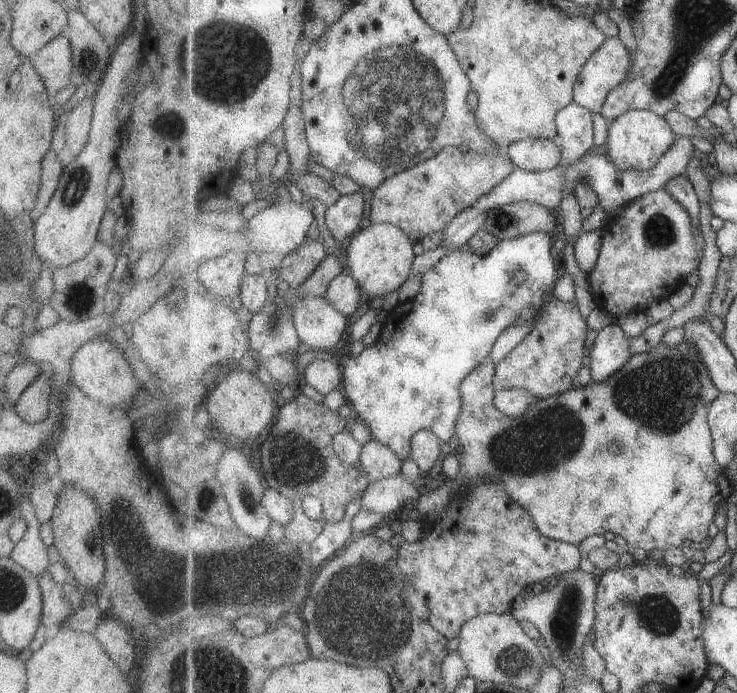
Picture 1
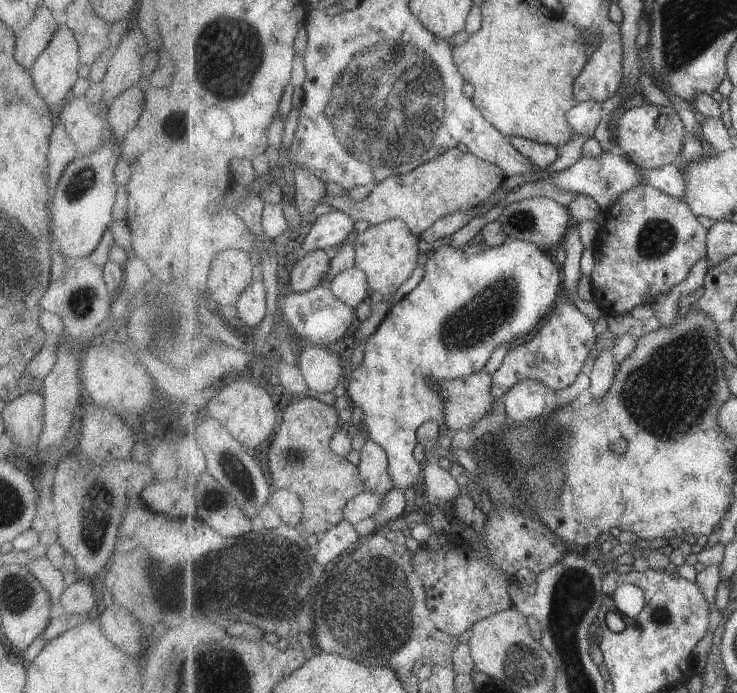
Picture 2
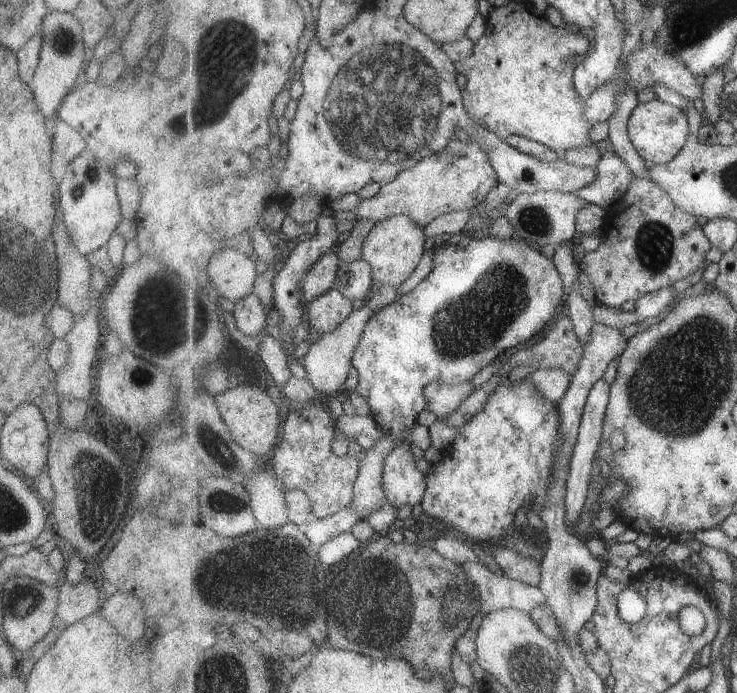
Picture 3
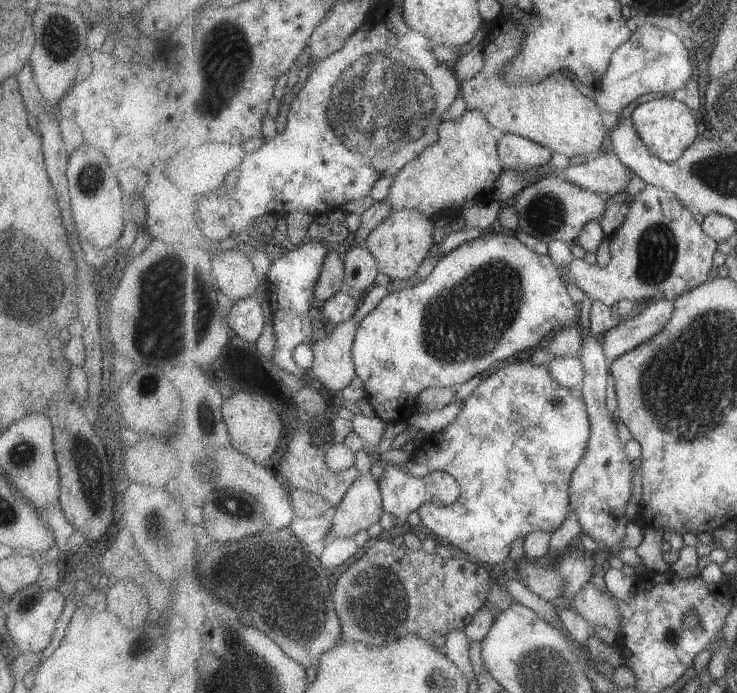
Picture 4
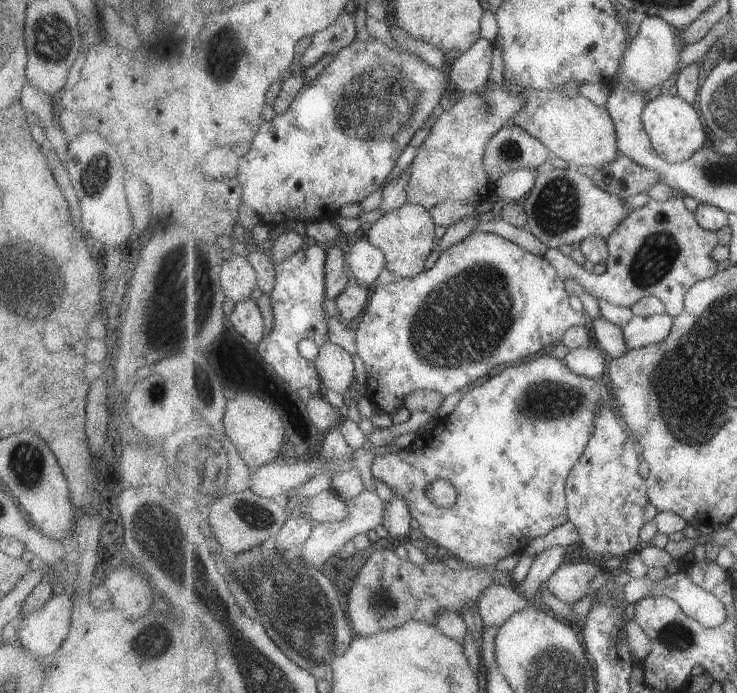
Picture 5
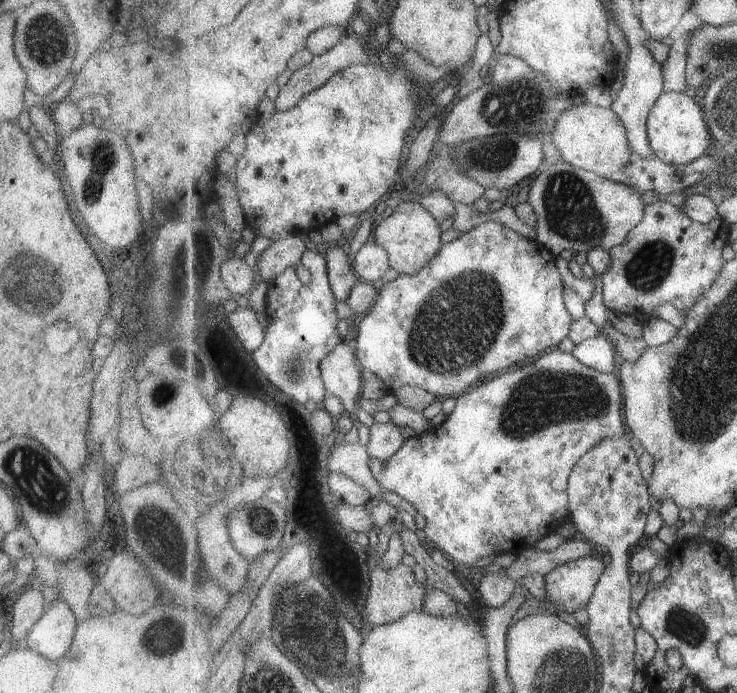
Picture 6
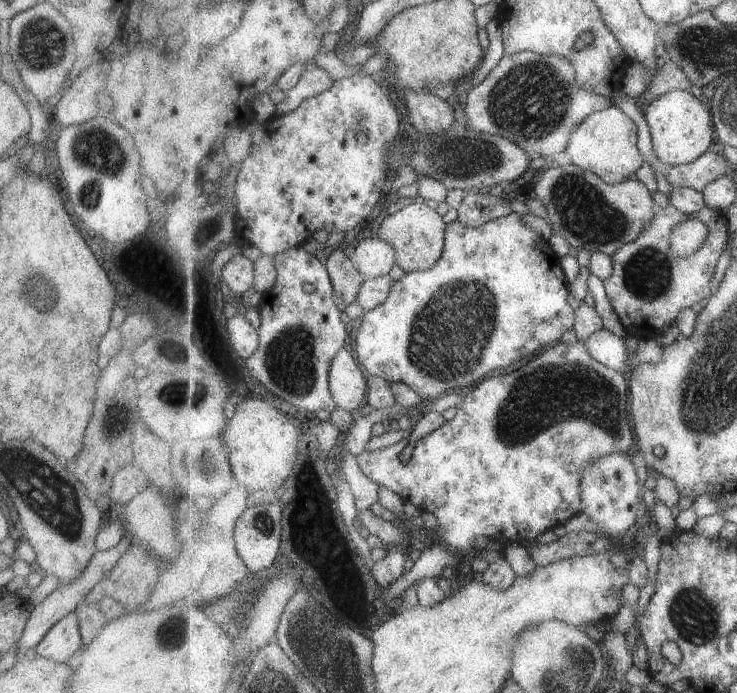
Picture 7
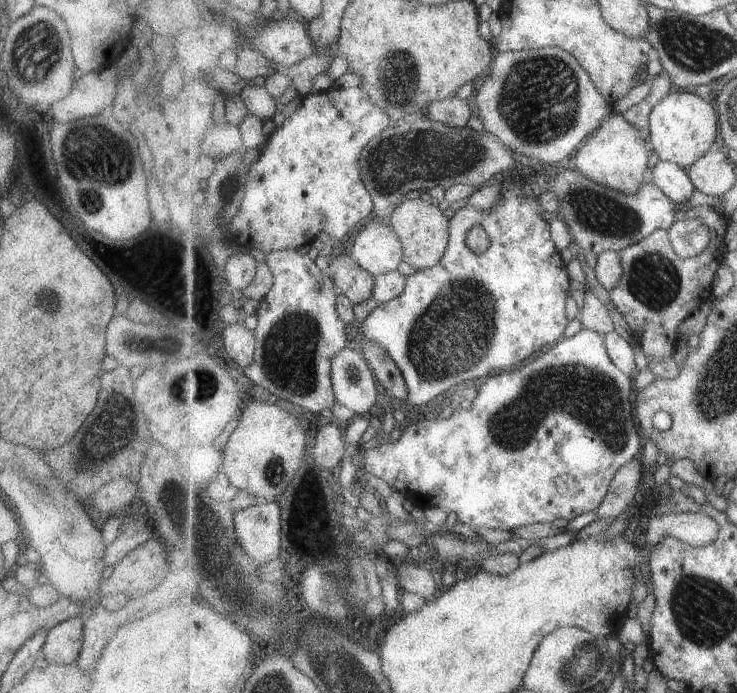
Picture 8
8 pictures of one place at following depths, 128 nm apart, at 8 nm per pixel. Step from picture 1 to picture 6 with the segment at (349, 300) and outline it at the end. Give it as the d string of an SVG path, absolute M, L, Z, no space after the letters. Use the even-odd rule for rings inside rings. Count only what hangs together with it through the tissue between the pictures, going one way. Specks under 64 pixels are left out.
M376 241L365 242L353 262L359 278L373 284L379 284L380 278L391 268L389 253Z

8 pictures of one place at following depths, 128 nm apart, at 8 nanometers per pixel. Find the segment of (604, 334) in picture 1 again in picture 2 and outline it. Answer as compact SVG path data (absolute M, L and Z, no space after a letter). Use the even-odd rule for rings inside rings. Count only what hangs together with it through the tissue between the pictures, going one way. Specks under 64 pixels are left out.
M613 348L603 350L599 360L595 362L595 366L589 373L591 384L585 399L596 401L603 398L605 392L609 392L609 388L613 386L619 367L620 363L617 362L617 358L613 354Z

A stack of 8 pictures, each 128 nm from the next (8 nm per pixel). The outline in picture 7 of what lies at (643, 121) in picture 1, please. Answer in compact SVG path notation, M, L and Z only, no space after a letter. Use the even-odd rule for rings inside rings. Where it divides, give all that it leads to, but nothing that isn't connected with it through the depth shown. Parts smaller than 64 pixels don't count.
M671 90L654 100L645 110L645 119L651 134L652 150L664 167L692 163L709 150L715 138L713 131L716 129L710 108L687 90Z

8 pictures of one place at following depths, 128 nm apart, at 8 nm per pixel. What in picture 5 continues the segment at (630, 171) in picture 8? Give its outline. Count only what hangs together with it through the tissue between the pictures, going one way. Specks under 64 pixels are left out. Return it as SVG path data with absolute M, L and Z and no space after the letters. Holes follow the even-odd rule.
M530 88L523 98L527 100L525 110L517 112L511 124L521 126L531 136L537 137L551 154L567 161L571 167L587 166L589 169L601 170L619 158L619 138L606 105L597 105L592 98L581 95L569 98L561 89L542 91Z

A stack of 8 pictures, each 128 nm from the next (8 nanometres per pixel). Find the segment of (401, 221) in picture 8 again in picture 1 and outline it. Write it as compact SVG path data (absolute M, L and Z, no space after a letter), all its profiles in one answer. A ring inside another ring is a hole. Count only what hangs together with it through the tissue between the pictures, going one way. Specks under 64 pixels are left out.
M367 223L346 243L346 270L370 299L398 291L411 274L415 260L413 242L400 227L390 223Z

